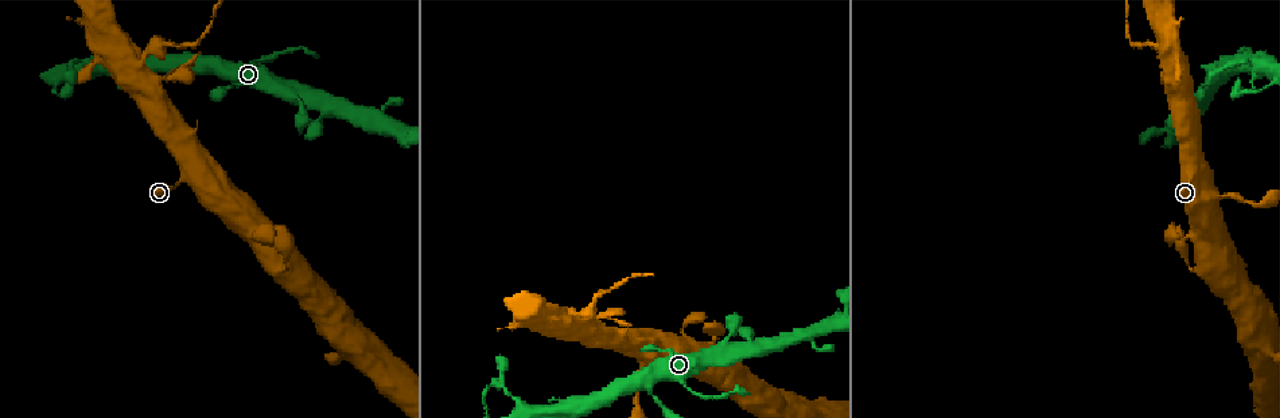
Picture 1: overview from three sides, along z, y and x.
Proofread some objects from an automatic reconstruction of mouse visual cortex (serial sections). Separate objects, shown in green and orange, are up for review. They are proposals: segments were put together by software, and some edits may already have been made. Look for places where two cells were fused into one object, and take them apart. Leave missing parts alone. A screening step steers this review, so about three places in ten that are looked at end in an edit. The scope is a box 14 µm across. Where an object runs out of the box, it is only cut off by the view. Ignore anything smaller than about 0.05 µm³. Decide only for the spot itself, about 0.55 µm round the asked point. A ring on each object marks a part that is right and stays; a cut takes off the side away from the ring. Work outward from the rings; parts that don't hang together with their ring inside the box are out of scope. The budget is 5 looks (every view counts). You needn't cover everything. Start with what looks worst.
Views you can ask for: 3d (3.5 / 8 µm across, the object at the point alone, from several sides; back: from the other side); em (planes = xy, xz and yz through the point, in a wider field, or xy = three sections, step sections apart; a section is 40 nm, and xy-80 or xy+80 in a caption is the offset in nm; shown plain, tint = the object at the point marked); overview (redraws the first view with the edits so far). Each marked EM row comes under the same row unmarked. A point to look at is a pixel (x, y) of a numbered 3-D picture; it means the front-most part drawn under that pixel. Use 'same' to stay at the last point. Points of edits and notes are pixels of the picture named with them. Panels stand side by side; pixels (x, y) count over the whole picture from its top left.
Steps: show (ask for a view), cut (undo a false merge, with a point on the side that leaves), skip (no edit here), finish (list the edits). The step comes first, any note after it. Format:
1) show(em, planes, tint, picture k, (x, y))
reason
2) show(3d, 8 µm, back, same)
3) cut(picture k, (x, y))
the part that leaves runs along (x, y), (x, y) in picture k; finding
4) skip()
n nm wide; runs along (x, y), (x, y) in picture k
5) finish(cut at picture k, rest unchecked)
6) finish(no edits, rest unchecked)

show(3d, 3.5 µm, picture 1, (186, 175))
sudden change in width

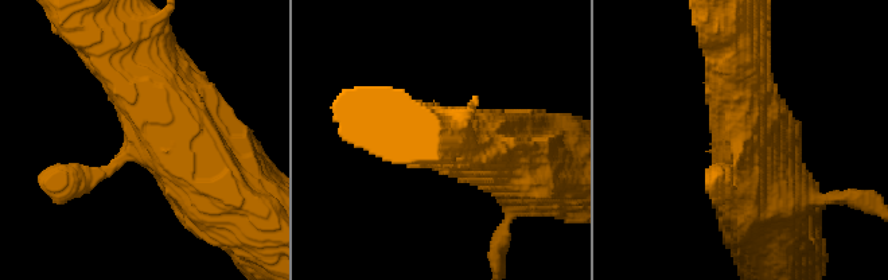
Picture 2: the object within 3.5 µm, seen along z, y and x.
show(em, xy, step 5, tint, picture 2, (142, 136))
need the tissue

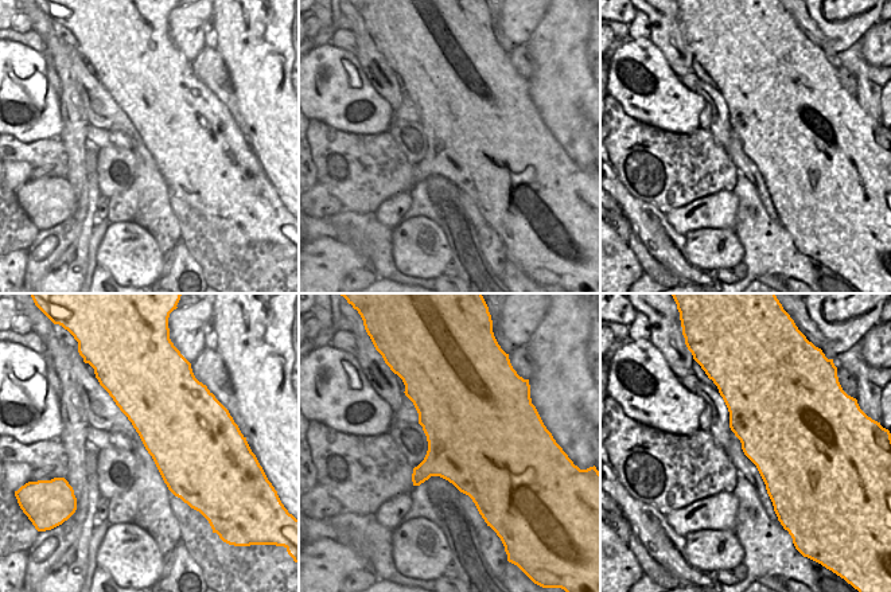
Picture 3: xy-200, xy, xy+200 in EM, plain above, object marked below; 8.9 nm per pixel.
skip()
one cell here

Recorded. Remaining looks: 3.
show(3d, 3.5 µm, picture 1, (688, 319))
thick turns thin

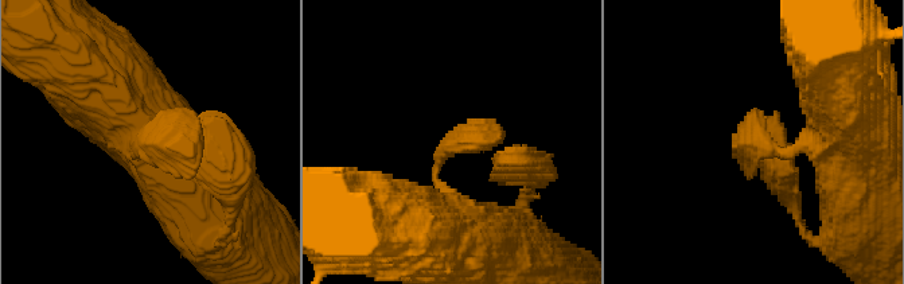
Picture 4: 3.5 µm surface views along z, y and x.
show(em, xy, step 2, tint, picture 4, (156, 142))

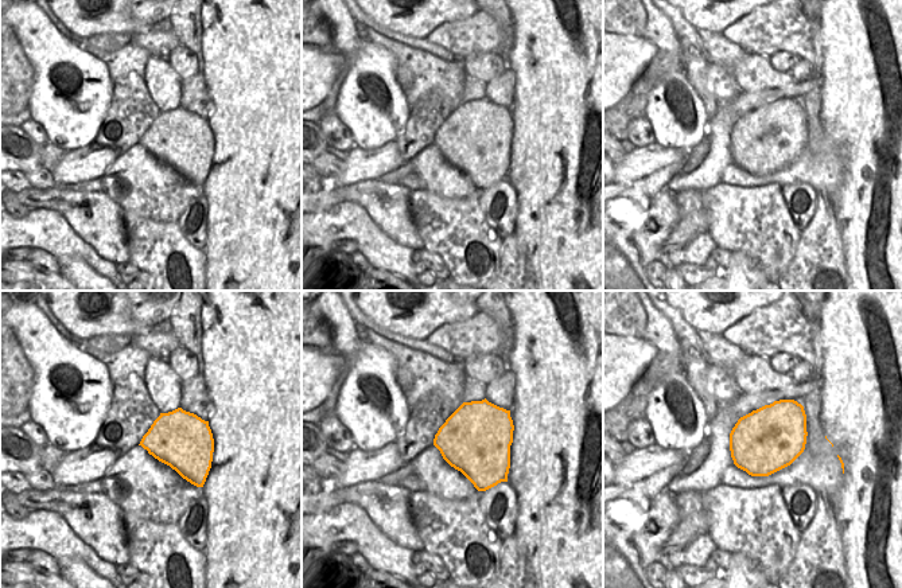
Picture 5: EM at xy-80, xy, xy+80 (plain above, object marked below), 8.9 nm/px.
skip()
650 nm wide; runs along (854, 113), (748, 179) in picture 4; continuous, no second cell

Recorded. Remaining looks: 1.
finish(no edits, rest unchecked)

